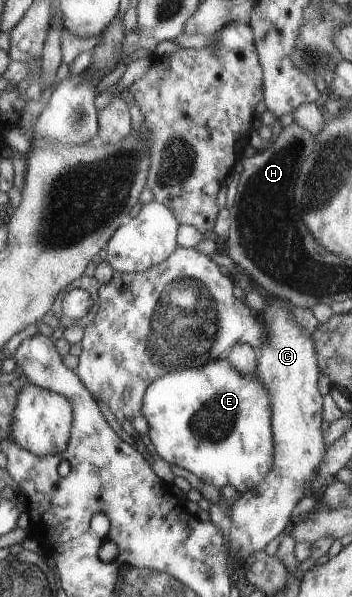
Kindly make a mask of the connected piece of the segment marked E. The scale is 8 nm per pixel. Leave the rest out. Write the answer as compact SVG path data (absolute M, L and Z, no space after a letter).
M228 358L210 361L202 367L190 367L182 371L170 371L150 383L145 392L141 415L148 424L148 437L157 455L169 464L178 465L197 475L200 481L223 488L233 485L240 494L260 485L276 457L276 441L273 439L273 404L266 383L257 373L242 373L232 367Z

